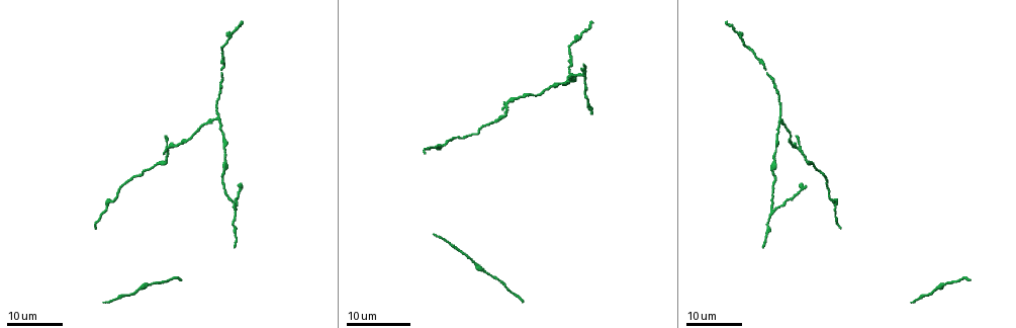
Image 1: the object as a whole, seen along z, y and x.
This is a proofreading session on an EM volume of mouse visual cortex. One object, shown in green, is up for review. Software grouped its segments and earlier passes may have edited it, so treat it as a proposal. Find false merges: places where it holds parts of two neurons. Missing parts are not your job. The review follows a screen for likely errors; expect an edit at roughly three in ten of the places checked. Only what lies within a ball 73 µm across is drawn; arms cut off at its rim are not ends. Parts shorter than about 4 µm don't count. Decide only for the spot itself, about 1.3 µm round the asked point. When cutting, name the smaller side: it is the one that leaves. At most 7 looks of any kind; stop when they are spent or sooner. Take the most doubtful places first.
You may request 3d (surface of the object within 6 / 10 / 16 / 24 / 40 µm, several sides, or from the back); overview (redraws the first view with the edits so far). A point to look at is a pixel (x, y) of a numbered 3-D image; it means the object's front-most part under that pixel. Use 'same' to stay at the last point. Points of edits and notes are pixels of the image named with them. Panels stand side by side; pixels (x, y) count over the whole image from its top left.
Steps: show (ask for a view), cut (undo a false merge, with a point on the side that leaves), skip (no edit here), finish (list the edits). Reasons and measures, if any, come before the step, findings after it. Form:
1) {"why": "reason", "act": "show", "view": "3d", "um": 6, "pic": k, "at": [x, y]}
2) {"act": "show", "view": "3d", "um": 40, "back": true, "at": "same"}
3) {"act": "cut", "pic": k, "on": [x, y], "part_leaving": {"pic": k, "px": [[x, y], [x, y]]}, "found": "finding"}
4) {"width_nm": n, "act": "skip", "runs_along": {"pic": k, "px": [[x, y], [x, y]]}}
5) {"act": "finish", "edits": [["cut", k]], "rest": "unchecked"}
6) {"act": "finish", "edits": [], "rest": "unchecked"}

{"why": "two arms in line, one across", "act": "show", "view": "3d", "um": 16, "pic": 1, "at": [586, 77]}

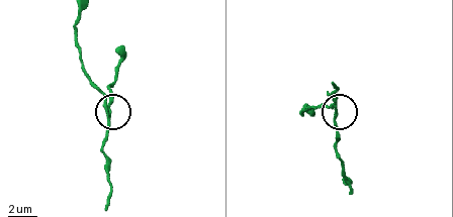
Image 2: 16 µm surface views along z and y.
{"act": "show", "view": "3d", "um": 6, "pic": 2, "at": [111, 111]}

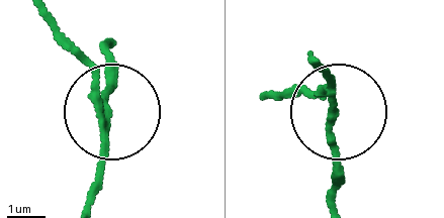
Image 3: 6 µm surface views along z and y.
{"side_arm_um": 7, "act": "cut", "pic": 3, "on": [329, 138], "part_leaving": {"pic": 3, "px": [[336, 92], [336, 208]]}, "found": "two neurons meet here"}

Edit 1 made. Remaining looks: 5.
{"act": "show", "view": "overview"}

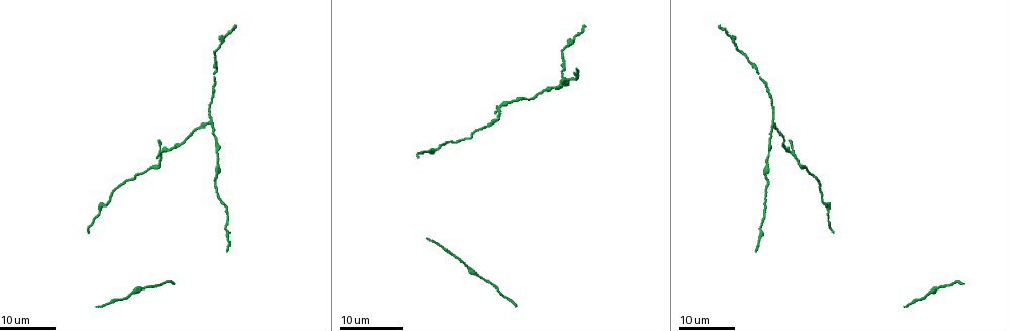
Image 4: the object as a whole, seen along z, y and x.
{"why": "a fork", "act": "show", "view": "3d", "um": 16, "pic": 4, "at": [210, 122]}

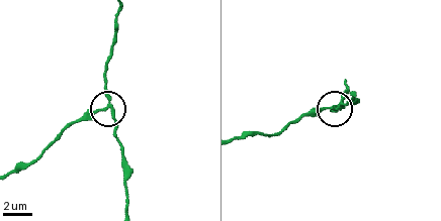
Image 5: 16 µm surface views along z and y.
{"act": "show", "view": "3d", "um": 6, "pic": 5, "at": [108, 108]}

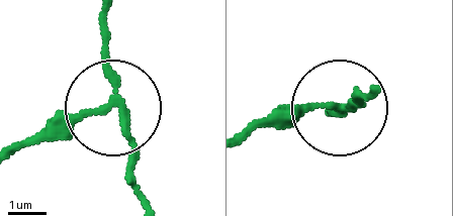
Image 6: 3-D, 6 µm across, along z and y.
{"arms": 3, "act": "cut", "pic": 6, "on": [67, 134], "found": "a second neuron is stuck on"}

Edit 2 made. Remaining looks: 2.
{"act": "finish", "edits": [["cut", 3], ["cut", 6]], "rest": "unchecked"}

